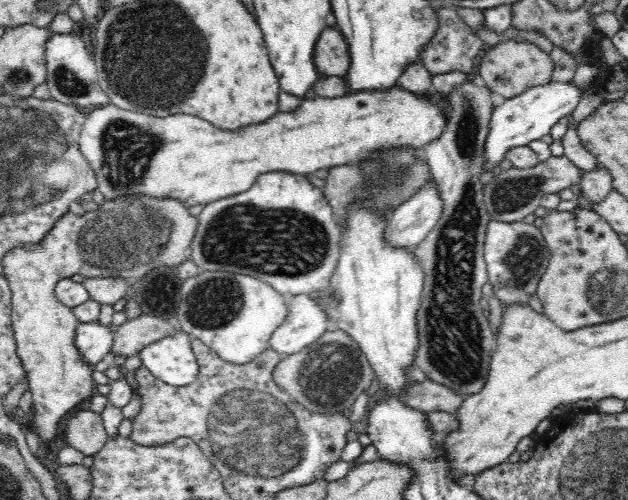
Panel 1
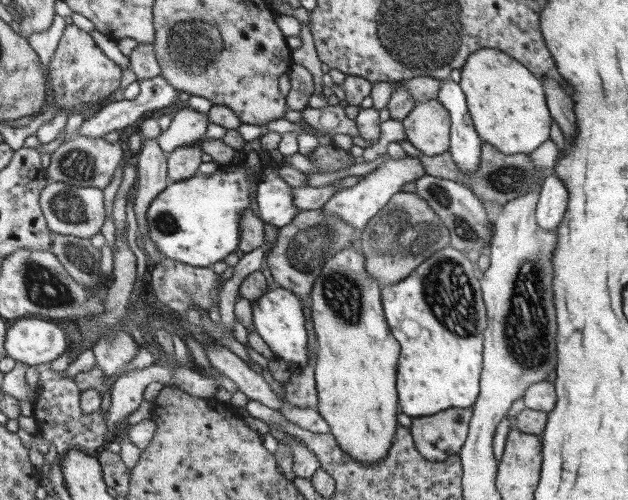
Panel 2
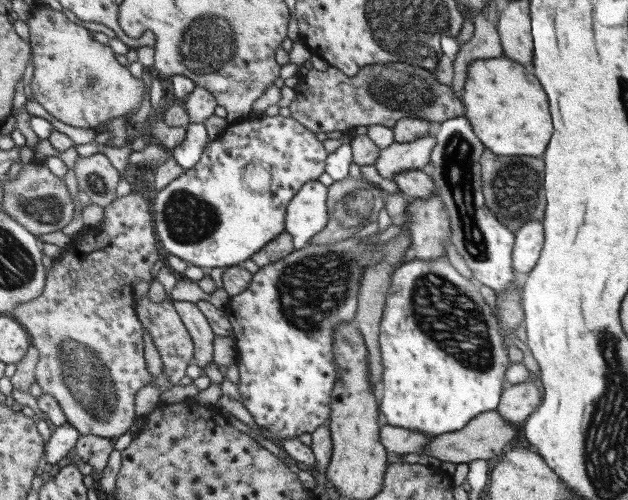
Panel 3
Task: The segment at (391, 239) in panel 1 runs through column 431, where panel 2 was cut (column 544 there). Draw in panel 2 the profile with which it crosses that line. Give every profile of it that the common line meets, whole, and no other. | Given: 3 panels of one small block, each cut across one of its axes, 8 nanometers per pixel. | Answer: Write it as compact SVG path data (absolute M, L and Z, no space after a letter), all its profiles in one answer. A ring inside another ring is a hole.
M548 174L543 180L536 205L536 222L542 230L555 230L564 218L568 207L568 190L556 174Z

